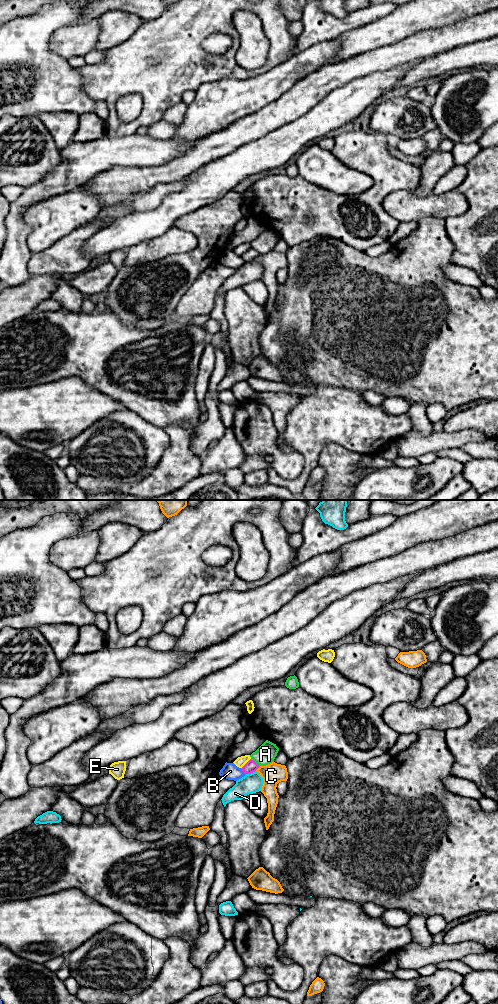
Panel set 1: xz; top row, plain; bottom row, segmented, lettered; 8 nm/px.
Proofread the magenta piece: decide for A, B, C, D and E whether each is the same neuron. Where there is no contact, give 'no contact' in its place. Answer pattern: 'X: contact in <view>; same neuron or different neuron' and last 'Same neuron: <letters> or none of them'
A: contact in xz; same neuron
B: contact in xz; different neuron
C: contact in xz; different neuron
D: contact in xz; different neuron
E: contact in xz; different neuron
Same neuron: A

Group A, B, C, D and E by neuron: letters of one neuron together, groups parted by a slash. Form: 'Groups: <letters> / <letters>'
Groups: A / B / C / D / E

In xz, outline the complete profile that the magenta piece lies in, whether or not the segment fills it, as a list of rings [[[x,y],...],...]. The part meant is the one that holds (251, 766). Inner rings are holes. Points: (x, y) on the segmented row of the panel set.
[[[266,740],[250,757],[251,759],[241,768],[244,774],[255,772],[260,766],[266,766],[274,762],[279,748],[276,744]]]

